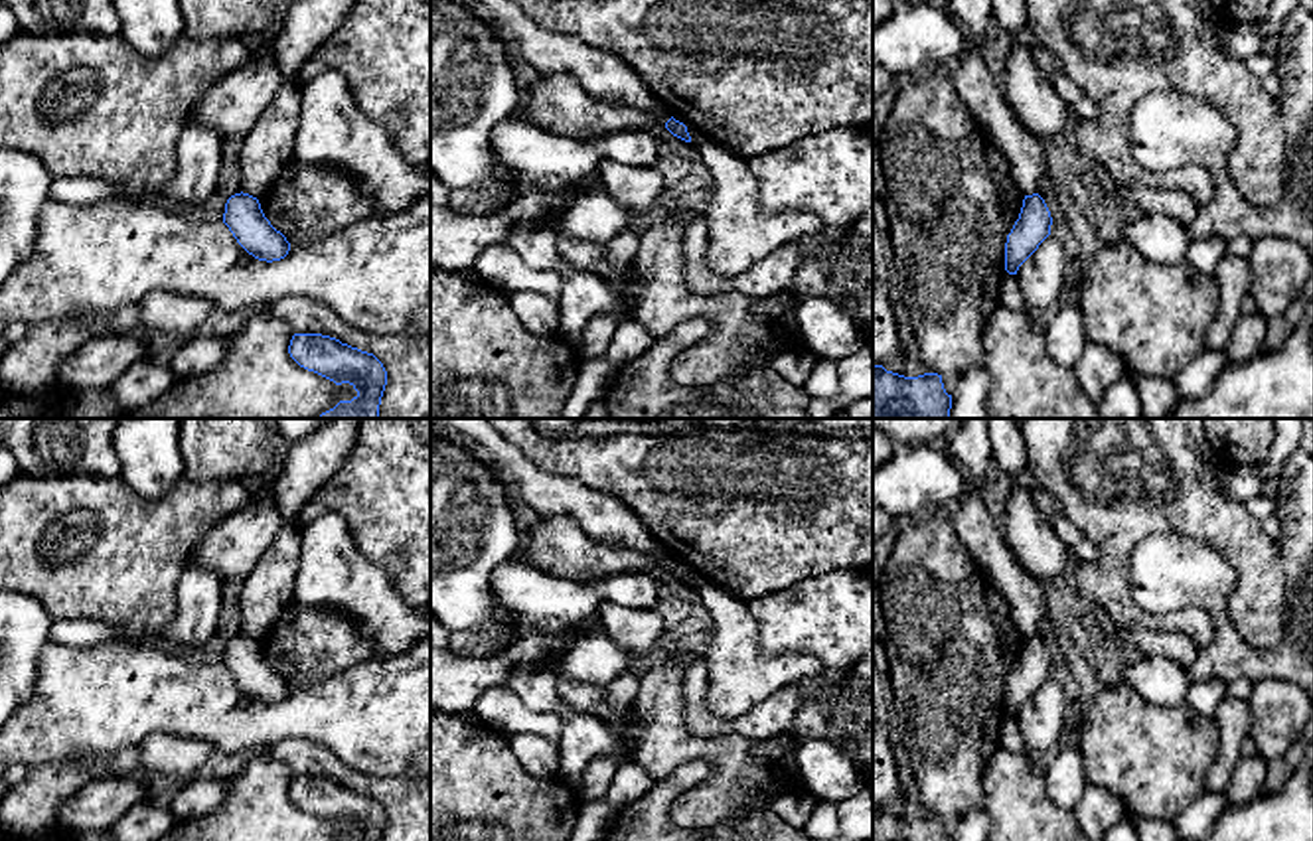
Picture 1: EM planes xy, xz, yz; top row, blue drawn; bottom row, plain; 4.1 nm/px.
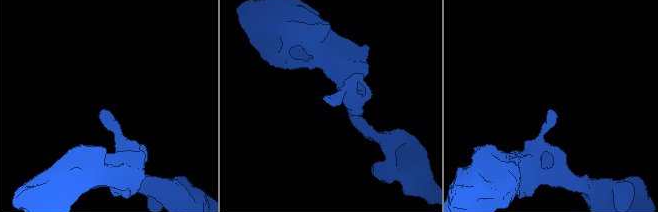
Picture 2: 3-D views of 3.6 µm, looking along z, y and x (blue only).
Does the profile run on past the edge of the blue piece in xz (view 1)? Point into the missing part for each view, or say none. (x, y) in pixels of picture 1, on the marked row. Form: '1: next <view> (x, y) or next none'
1: next none

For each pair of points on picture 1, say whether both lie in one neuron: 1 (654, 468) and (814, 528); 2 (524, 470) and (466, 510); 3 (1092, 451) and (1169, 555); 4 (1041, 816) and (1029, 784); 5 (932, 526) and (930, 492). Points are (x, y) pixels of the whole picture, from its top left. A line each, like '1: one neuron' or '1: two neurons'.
1: one neuron
2: two neurons
3: two neurons
4: one neuron
5: two neurons

